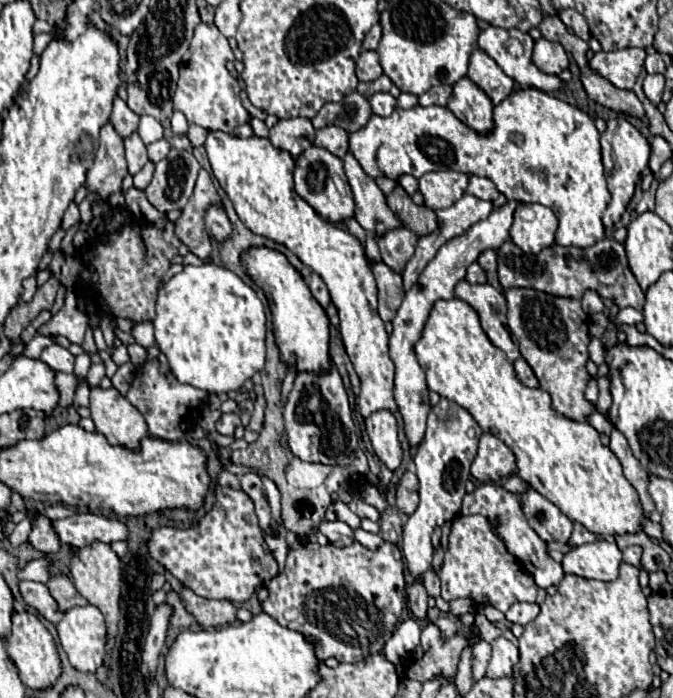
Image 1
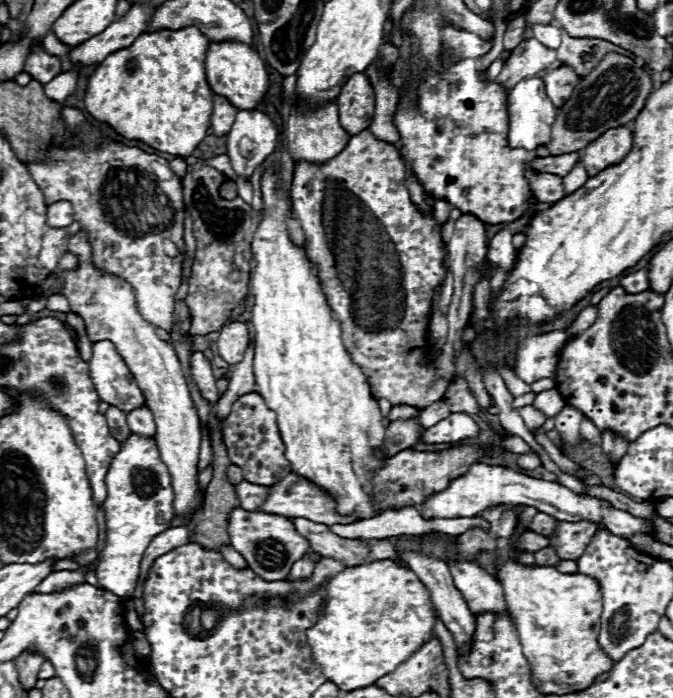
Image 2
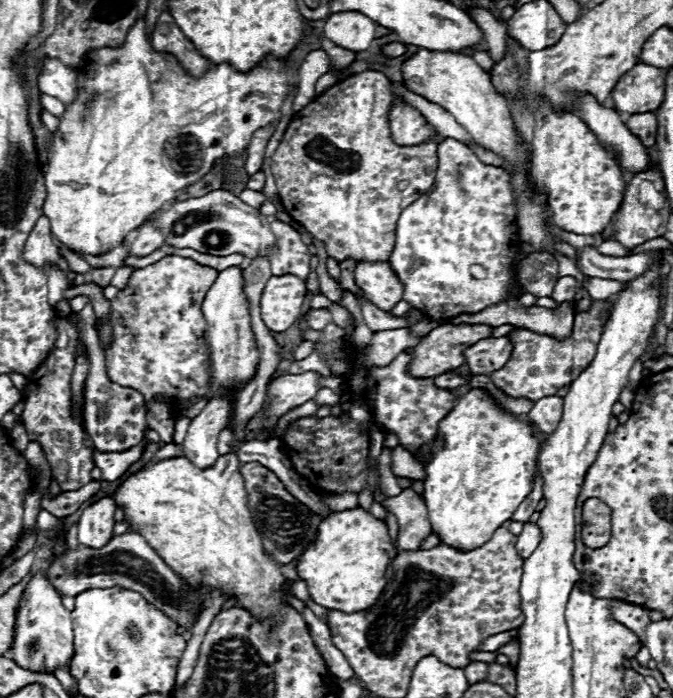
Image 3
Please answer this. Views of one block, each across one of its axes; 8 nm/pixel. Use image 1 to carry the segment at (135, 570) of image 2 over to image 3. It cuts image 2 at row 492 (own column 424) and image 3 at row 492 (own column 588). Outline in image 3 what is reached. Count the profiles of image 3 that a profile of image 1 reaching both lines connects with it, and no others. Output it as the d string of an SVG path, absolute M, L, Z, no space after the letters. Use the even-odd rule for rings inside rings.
M234 452L220 456L220 458L216 460L216 464L214 464L212 468L208 468L208 470L198 470L198 468L192 466L192 462L186 460L186 458L170 458L170 460L162 460L162 462L156 462L156 464L144 466L140 472L136 472L134 476L130 476L130 478L128 478L128 480L116 490L114 500L116 500L116 504L124 510L124 516L126 516L126 520L132 522L134 530L146 538L146 542L148 542L148 544L160 554L160 558L162 558L162 560L164 560L164 562L166 562L176 574L180 574L182 578L186 578L190 584L198 584L198 582L202 582L202 584L210 584L210 586L214 586L216 590L220 590L220 592L224 592L224 594L236 596L242 608L250 610L254 616L258 616L258 618L264 620L270 612L276 610L278 602L288 602L286 596L282 596L282 594L274 594L274 588L278 588L278 586L284 582L284 576L280 574L280 564L274 562L274 560L264 552L264 548L262 548L262 540L260 540L260 536L258 536L258 532L256 532L256 528L254 528L254 524L252 524L252 518L250 518L250 510L248 510L248 494L246 494L246 490L244 490L244 480L242 480L238 468L240 468L240 460L238 460L238 456L236 456Z

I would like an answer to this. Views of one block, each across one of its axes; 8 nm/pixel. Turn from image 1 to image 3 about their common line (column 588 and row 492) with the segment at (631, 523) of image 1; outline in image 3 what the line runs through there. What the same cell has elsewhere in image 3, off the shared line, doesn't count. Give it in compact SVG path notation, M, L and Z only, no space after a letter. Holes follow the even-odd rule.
M470 388L470 392L464 394L440 422L442 444L438 442L434 446L432 460L424 464L428 474L424 480L424 502L428 506L432 530L440 534L440 542L460 550L474 550L488 542L492 532L512 518L514 510L532 492L534 484L540 440L532 434L532 426L532 422L502 412L486 388Z

